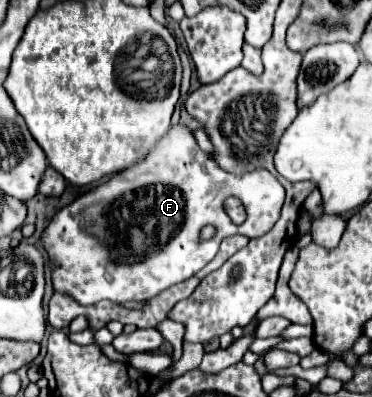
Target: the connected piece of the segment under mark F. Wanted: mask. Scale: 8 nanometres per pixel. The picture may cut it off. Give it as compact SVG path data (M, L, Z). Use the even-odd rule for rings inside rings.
M182 122L174 124L168 134L156 144L154 152L146 160L134 164L122 174L98 184L94 190L76 198L72 204L64 206L42 232L40 242L52 262L52 286L74 298L82 306L98 304L100 300L110 300L116 304L128 300L150 300L162 290L188 280L198 270L202 270L218 252L222 238L244 234L248 238L258 238L266 234L278 220L284 202L284 186L268 170L250 170L246 174L230 174L222 170L210 154L200 150L192 130ZM236 196L246 208L246 222L236 226L224 212L224 200ZM204 224L216 226L216 236L212 240L198 240L198 232Z

